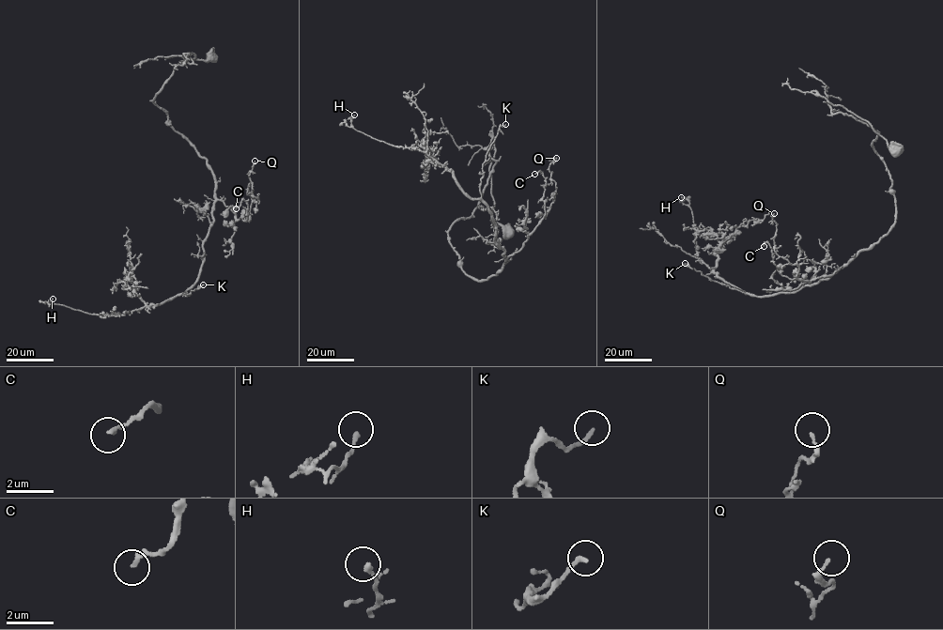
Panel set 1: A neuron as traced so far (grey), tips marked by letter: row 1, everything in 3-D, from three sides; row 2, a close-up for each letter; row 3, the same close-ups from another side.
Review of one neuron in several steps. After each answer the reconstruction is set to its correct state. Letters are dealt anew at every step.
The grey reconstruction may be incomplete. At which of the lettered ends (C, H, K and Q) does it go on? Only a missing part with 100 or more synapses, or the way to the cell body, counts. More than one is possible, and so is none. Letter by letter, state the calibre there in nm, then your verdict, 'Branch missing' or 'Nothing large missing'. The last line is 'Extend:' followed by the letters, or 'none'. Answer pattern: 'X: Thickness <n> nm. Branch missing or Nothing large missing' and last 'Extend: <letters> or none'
C: Thickness 180 nm. Nothing large missing
H: Thickness 190 nm. Nothing large missing
K: Thickness 170 nm. Nothing large missing
Q: Thickness 150 nm. Nothing large missing
Extend: none

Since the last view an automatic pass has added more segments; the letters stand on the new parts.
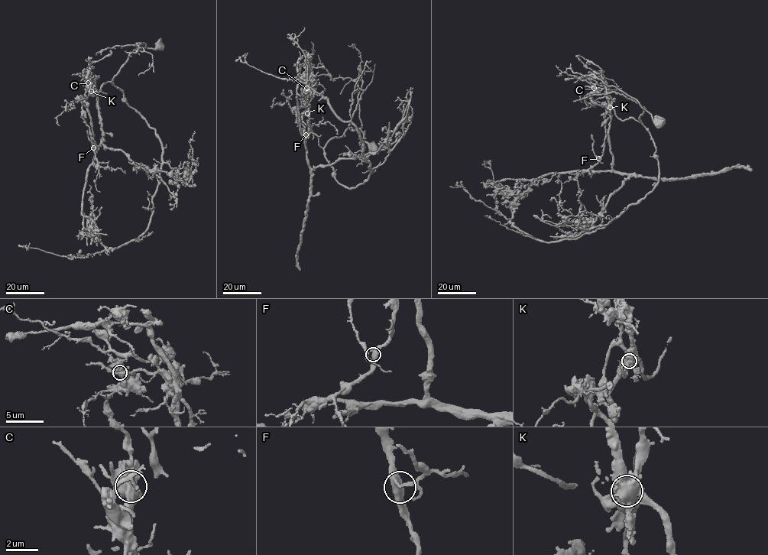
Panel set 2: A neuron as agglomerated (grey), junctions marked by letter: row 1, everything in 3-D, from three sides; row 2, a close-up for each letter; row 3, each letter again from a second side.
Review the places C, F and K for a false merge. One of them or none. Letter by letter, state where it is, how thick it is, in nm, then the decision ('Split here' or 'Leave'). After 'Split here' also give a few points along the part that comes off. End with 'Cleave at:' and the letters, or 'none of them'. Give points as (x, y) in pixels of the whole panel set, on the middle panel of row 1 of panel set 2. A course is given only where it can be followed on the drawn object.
C: Place: (306, 88). Thickness 600 nm. Leave
F: Place: (306, 134). Thickness 460 nm. Leave
K: Place: (307, 113). Thickness 700 nm. Split here. Course of the part to remove: (307, 112), (301, 119), (307, 163), (313, 169), (336, 160), (373, 154), (387, 146), (404, 114), (409, 91)
Cleave at: K

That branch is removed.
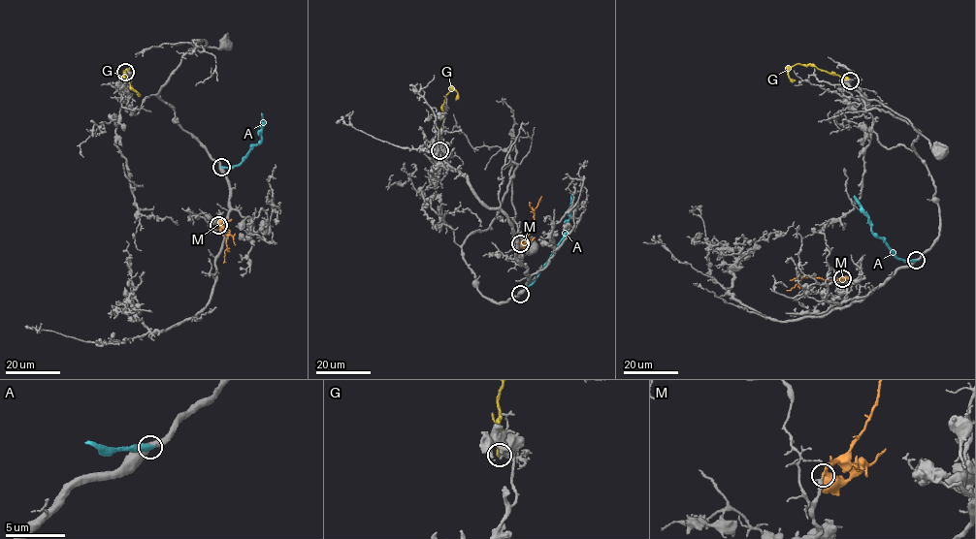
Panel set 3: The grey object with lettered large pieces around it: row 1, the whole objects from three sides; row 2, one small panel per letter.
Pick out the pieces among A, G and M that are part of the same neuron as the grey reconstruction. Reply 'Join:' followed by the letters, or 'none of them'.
Join: M

